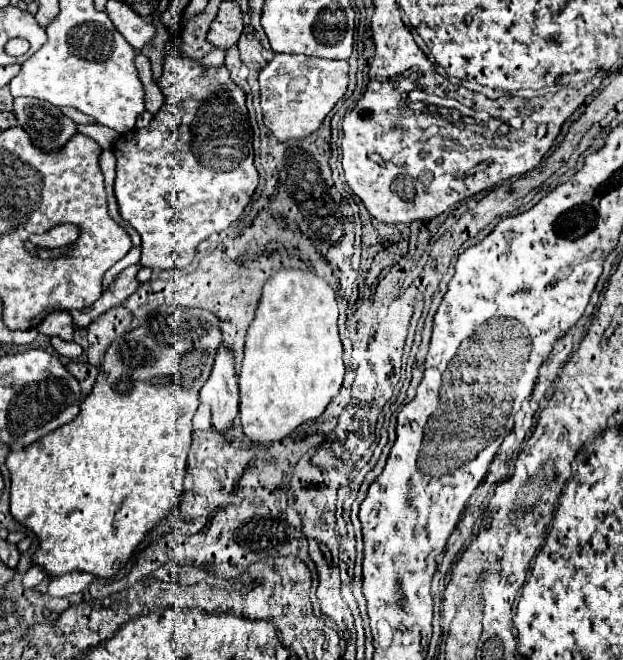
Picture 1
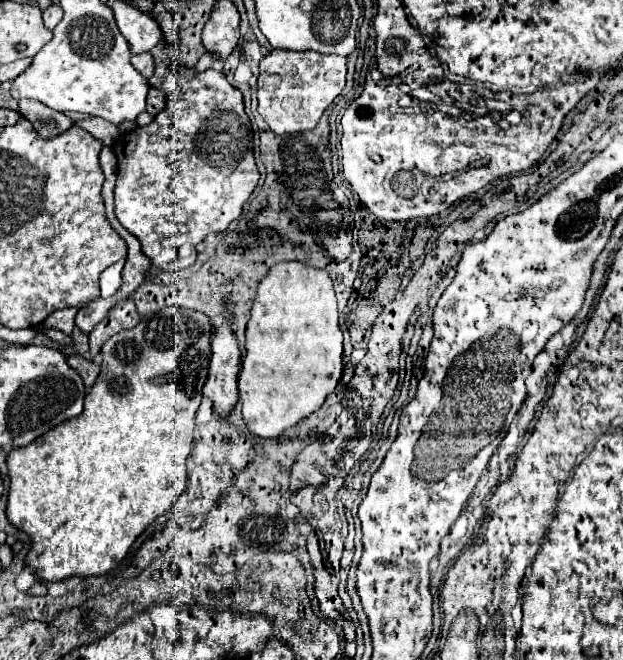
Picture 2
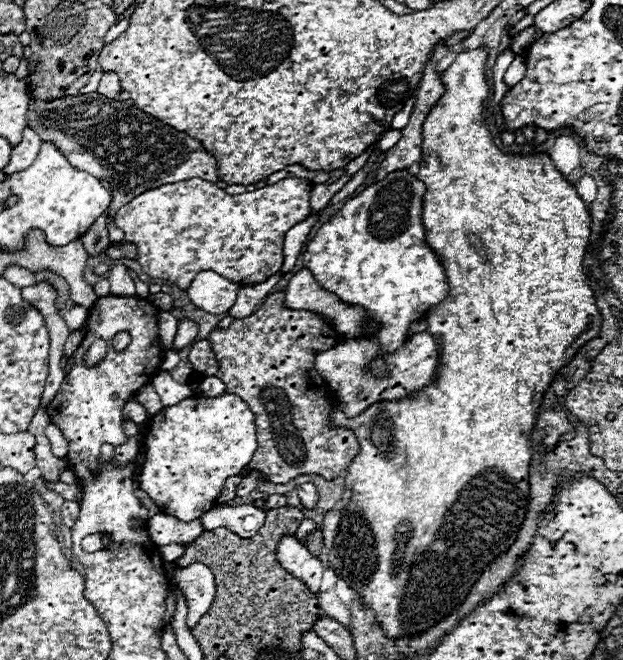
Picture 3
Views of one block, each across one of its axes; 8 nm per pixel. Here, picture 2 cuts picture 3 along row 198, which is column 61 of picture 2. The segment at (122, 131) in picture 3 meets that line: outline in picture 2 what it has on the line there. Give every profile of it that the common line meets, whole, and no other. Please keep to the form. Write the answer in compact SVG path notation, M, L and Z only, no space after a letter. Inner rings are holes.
M20 100L20 114L26 116L44 138L56 136L74 124L66 114L48 108L38 100Z

